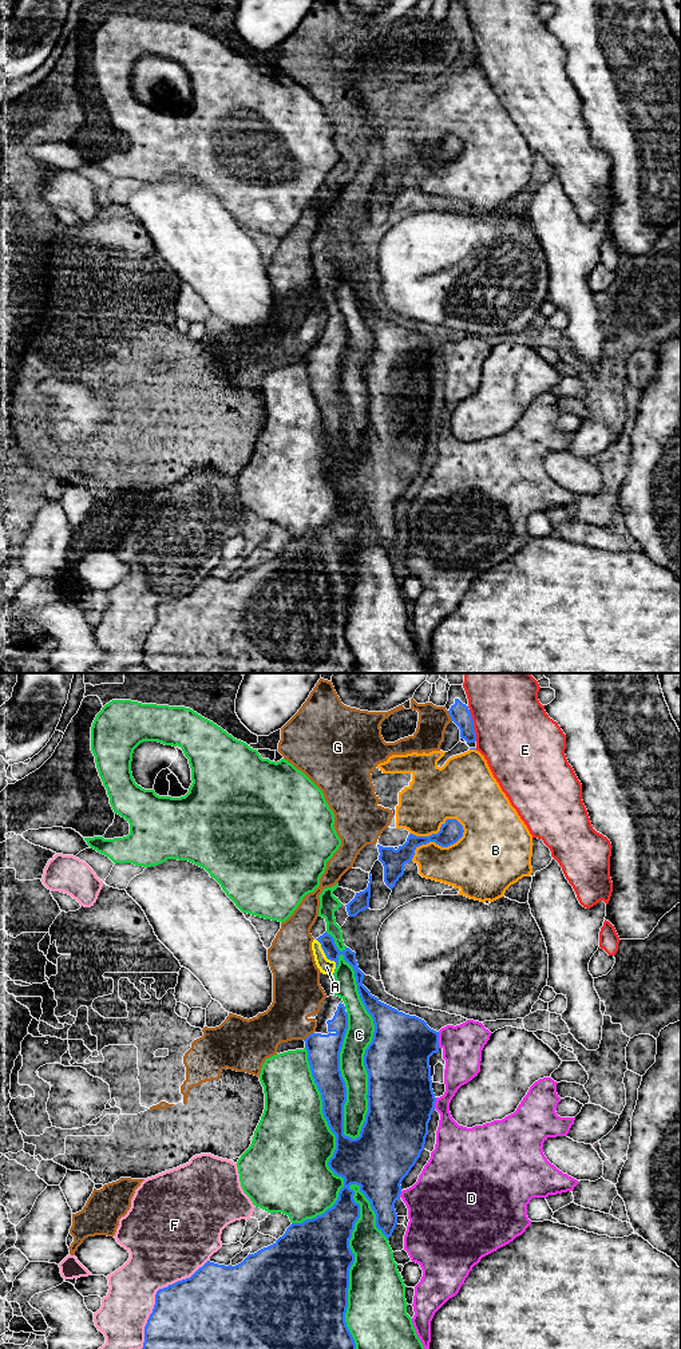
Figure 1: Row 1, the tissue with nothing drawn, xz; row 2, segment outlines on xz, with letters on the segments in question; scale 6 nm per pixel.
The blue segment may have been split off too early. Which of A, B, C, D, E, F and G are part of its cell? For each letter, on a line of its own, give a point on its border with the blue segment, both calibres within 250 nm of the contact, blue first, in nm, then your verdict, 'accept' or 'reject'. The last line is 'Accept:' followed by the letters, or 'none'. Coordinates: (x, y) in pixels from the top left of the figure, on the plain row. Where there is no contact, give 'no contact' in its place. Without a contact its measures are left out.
A: meets blue in xz at (325, 269); 90 nm thick on the blue side, 90 nm on the other; accept
B: meets blue in xz at (438, 158); 140 nm thick on the blue side, 340 nm on the other; reject
C: meets blue in xz at (373, 349); 380 nm thick on the blue side, 160 nm on the other; reject
D: meets blue in xz at (438, 355); 360 nm thick on the blue side, 240 nm on the other; reject
E: meets blue in xz at (472, 40); 120 nm thick on the blue side, 460 nm on the other; reject
F: meets blue in xz at (155, 609); 460 nm thick on the blue side, 380 nm on the other; reject
G: meets blue in xz at (450, 30); 120 nm thick on the blue side, 180 nm on the other; reject
Accept: A

